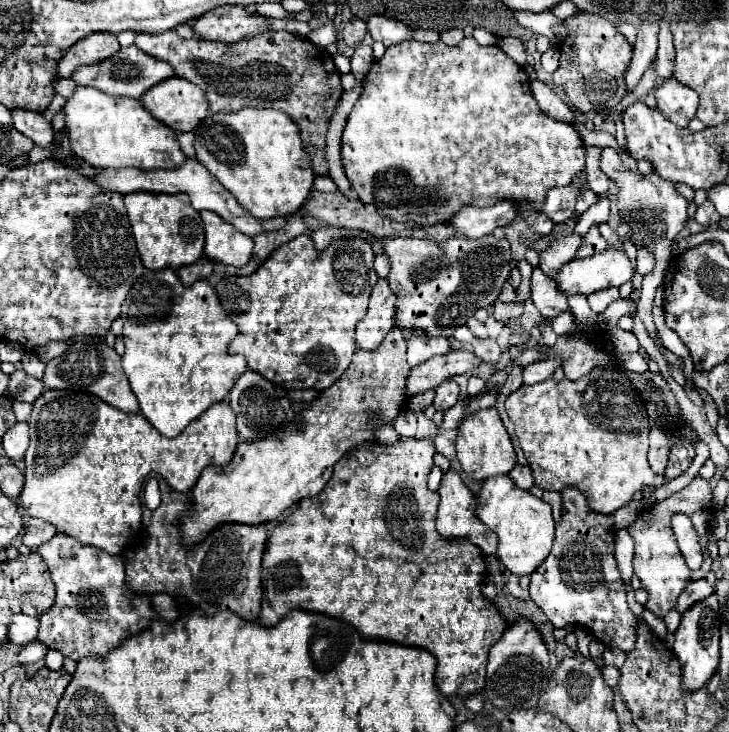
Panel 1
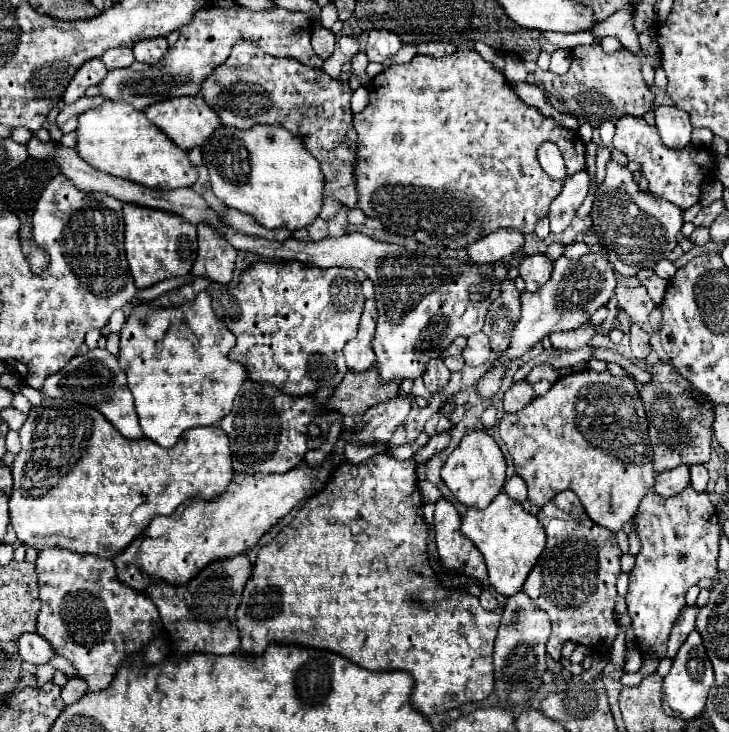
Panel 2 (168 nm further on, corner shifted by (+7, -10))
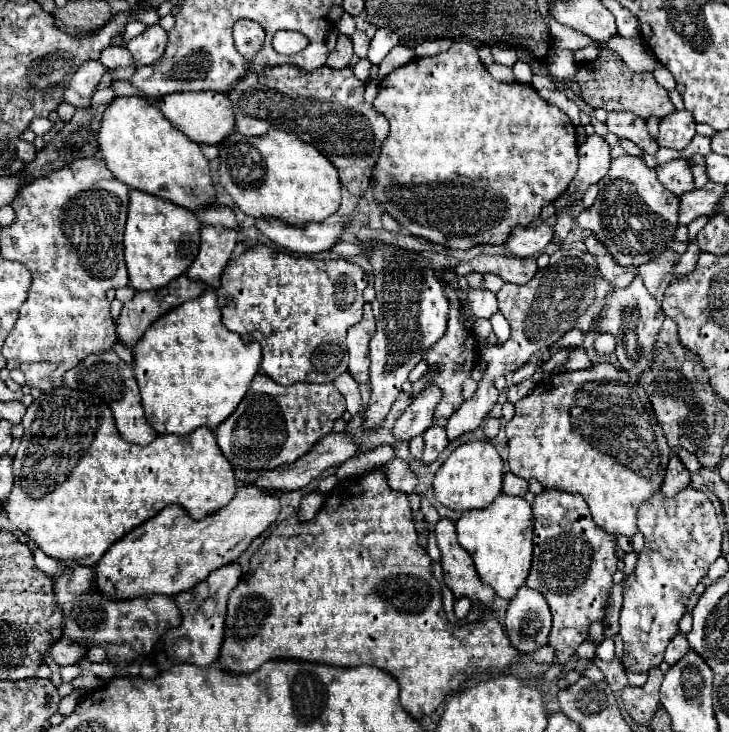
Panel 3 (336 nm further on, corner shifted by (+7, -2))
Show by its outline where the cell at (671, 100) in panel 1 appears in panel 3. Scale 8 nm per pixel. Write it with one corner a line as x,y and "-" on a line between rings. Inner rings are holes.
676,110
674,114
666,116
660,122
660,134
658,134
658,146
672,148
672,150
684,150
690,140
696,134
696,120
688,110

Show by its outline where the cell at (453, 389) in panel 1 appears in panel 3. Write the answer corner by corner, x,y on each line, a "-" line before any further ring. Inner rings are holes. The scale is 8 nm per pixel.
432,426
424,432
424,454
422,454
422,464
432,464
440,458
444,448
448,446
446,430
442,426

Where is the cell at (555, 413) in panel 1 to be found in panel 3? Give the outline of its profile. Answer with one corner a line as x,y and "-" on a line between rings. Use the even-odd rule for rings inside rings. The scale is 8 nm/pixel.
594,364
586,370
578,370
578,372
564,372
564,374
552,374
548,378
544,378
540,384
536,384
536,388
526,396
522,398
518,404
516,404
516,414
514,418
506,424
506,436
508,436
508,466
510,470
524,478
524,480
530,480
530,478
536,478
544,488
554,488
554,490
562,490
562,492
568,492
568,494
582,494
586,504
588,504
588,510
590,510
590,516
592,520
596,522
596,526
600,526
602,530
606,530
608,534
612,536
628,536
632,538
636,532
638,532
638,526
636,526
636,514
638,514
638,506
642,506
642,502
650,500
654,492
660,490
662,486
662,478
666,474
666,466
668,466
668,460
672,456
672,450
662,434
662,426
658,424
658,418
650,406
650,398
644,394
642,386
630,378
624,370
620,368
614,368
612,364

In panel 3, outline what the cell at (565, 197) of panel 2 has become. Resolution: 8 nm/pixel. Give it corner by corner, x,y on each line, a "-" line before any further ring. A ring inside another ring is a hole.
598,134
586,138
578,150
578,172
568,188
570,198
582,198
590,184
606,176
610,168
610,146

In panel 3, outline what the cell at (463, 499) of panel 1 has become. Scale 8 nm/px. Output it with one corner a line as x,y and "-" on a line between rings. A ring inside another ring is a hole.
440,520
436,524
436,538
438,538
438,548
442,552
442,568
444,568
444,584
454,592
454,598
470,598
472,602
478,602
482,606
482,614
494,610
494,590
490,586
482,584
474,564
470,560
470,554
462,550
456,542
454,534
454,522
450,520

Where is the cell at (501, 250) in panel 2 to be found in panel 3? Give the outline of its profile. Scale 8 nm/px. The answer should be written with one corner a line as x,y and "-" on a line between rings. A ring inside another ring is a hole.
544,222
540,226
530,226
530,228
516,228
510,234
510,240
504,244
514,256
534,256
540,254
554,236
554,224

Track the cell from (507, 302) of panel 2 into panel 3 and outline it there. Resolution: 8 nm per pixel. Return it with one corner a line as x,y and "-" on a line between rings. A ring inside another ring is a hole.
498,312
498,314
494,314
494,316
490,318
490,322
492,322
492,328
494,328
496,336
498,336
498,342
500,342
500,344
502,344
502,342
506,342
506,340
508,340
508,336
510,336
510,326
508,326
506,318

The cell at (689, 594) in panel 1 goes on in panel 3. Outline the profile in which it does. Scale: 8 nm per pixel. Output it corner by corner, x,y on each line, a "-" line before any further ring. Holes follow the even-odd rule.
676,634
676,636
672,638
672,642
670,642
670,646
666,648
664,662
666,662
668,666
674,666
686,652
688,652
688,640
686,640
686,636

